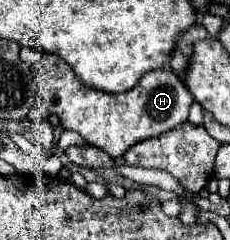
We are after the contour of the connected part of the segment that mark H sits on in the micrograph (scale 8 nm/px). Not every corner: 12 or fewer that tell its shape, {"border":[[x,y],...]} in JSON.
{"border":[[55,56],[47,110],[113,158],[185,122],[171,70],[123,94],[87,88]]}

